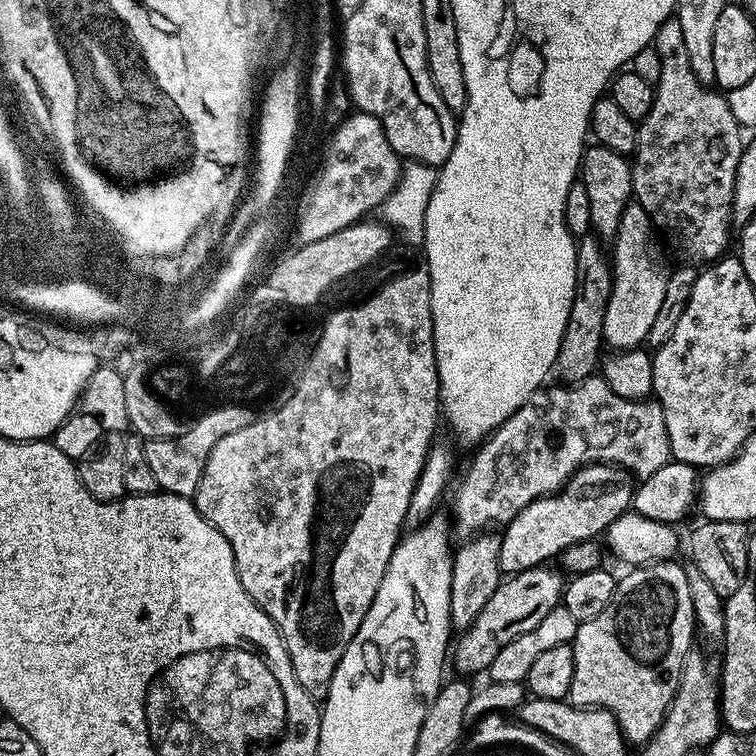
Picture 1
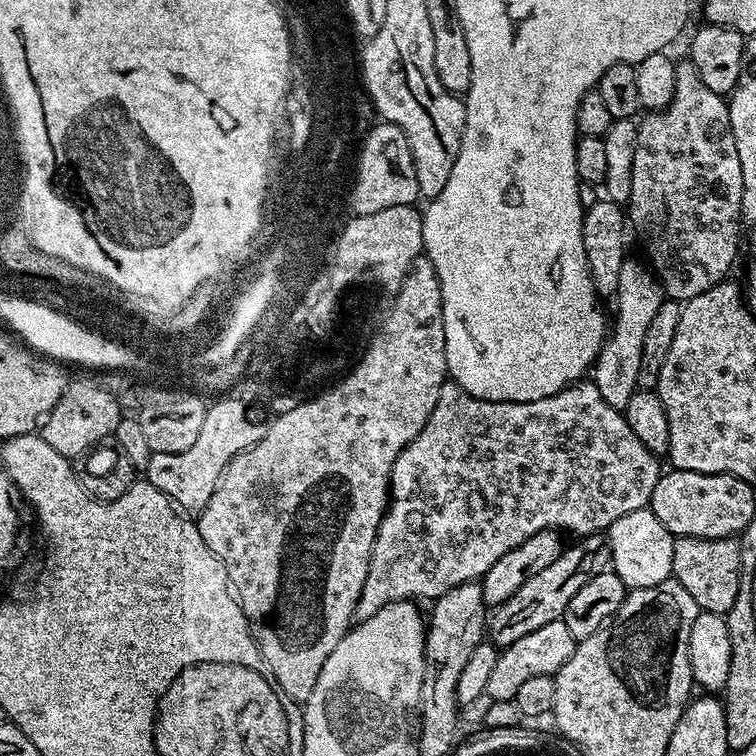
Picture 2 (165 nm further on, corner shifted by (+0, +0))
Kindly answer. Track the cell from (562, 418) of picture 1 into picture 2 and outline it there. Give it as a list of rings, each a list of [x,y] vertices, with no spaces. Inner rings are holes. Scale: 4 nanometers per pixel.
[[[585,378],[575,384],[569,384],[567,388],[558,390],[558,394],[538,398],[534,402],[479,400],[466,394],[466,390],[462,390],[457,384],[444,383],[426,426],[422,426],[418,438],[414,438],[414,442],[410,442],[410,446],[406,446],[392,463],[388,483],[388,509],[385,510],[376,531],[366,582],[362,582],[362,592],[356,603],[355,619],[362,621],[370,618],[378,610],[399,600],[435,602],[439,596],[446,594],[446,590],[454,590],[454,586],[479,581],[486,574],[486,570],[490,570],[490,566],[494,566],[494,562],[502,558],[502,554],[510,554],[514,546],[522,546],[526,538],[547,528],[559,530],[564,534],[573,532],[573,537],[576,538],[607,533],[608,527],[618,522],[622,514],[630,514],[634,510],[642,510],[651,505],[654,486],[658,486],[658,478],[662,474],[660,464],[661,461],[653,456],[650,450],[646,450],[646,446],[642,446],[640,439],[634,435],[634,430],[630,430],[623,411],[614,406],[606,406],[606,402],[602,402],[598,386],[594,386],[591,379]]]

